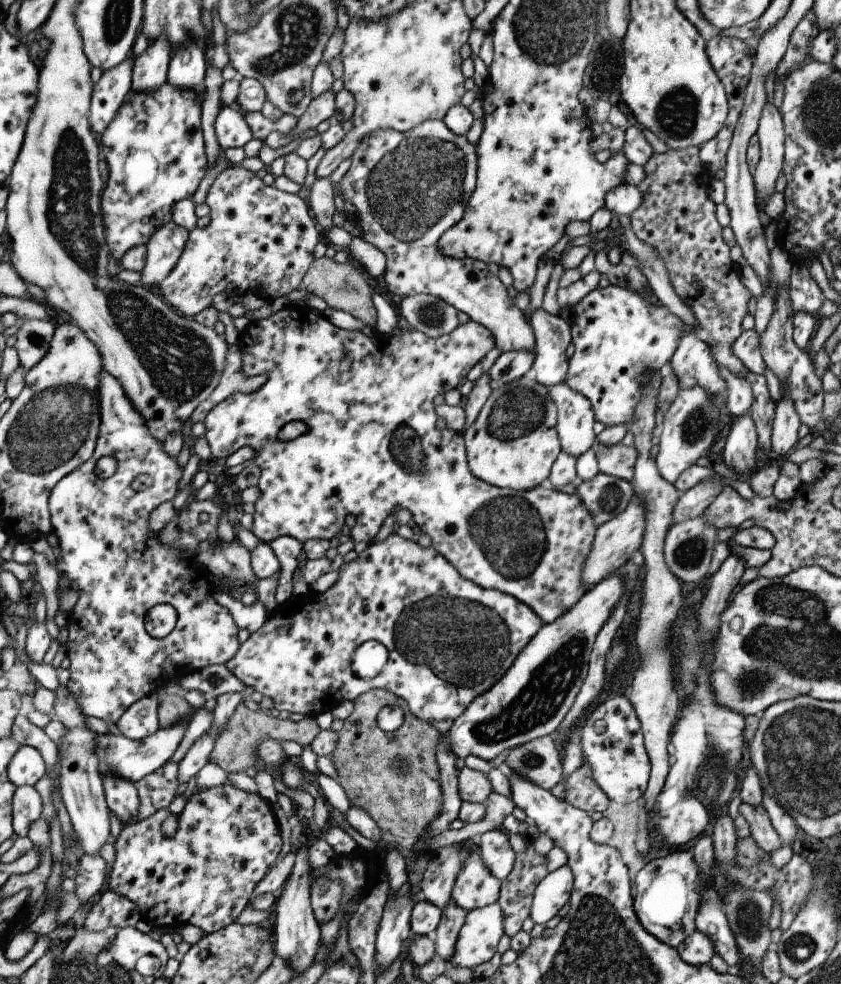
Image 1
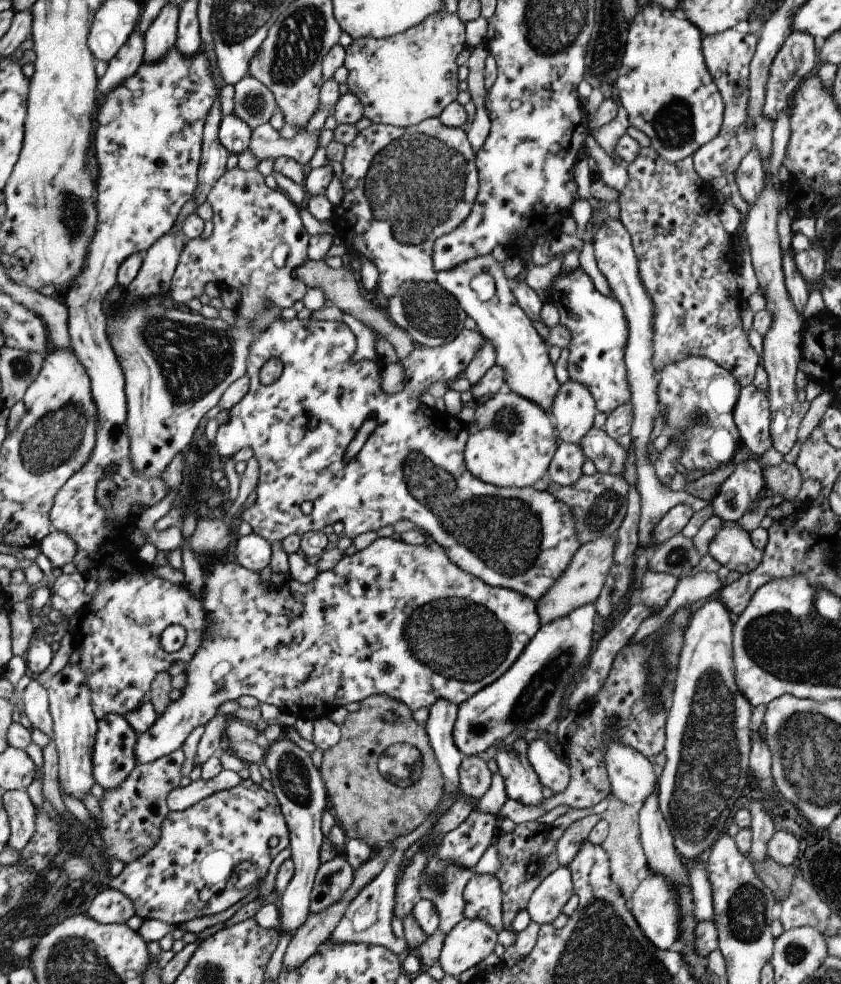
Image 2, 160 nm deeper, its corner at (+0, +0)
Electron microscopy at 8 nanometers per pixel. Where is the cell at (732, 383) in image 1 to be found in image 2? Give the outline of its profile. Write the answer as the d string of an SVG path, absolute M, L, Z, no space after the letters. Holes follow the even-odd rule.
M753 383L740 387L732 412L741 448L752 456L761 456L772 444L768 433L770 406L766 392Z

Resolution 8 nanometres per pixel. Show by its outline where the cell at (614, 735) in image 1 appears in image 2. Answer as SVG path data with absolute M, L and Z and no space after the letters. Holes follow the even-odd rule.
M610 739L603 747L610 793L625 804L644 802L656 790L658 769L640 752Z

